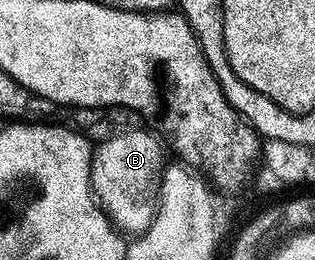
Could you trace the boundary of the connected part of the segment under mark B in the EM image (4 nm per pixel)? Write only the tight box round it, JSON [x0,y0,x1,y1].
[90,130,167,236]

